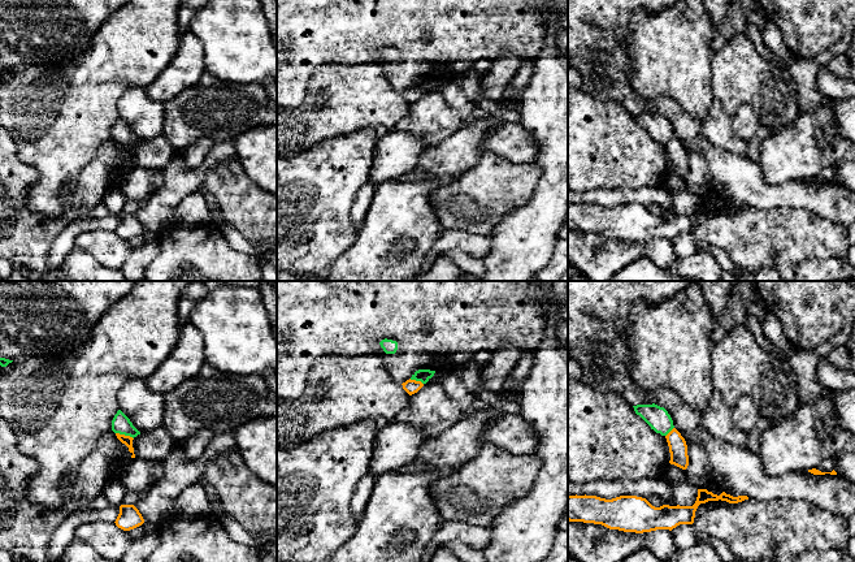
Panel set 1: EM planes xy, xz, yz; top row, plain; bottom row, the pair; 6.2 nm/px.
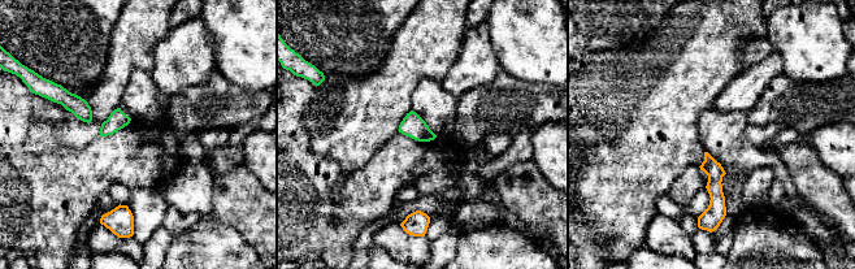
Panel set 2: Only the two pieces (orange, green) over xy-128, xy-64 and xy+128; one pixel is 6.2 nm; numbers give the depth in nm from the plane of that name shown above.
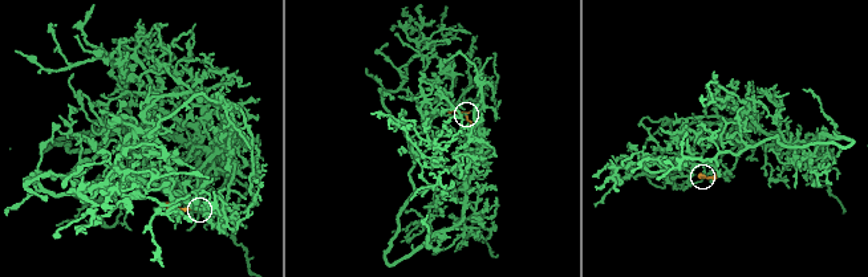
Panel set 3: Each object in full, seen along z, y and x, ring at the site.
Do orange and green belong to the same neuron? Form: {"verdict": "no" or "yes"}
{"verdict": "no"}

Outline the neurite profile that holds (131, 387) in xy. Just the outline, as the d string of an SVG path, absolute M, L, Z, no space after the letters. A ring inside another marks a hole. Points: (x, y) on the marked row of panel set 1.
M129 379L120 389L120 410L130 419L140 433L153 432L162 425L165 399L152 392L144 380Z

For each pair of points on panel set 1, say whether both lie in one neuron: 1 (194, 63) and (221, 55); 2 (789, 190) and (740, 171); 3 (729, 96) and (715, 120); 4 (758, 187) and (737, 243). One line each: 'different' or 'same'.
1: different
2: same
3: different
4: different

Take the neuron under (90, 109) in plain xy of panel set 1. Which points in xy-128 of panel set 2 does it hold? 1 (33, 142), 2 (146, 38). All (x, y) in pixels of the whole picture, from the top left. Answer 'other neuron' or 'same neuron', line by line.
1: same neuron
2: same neuron

